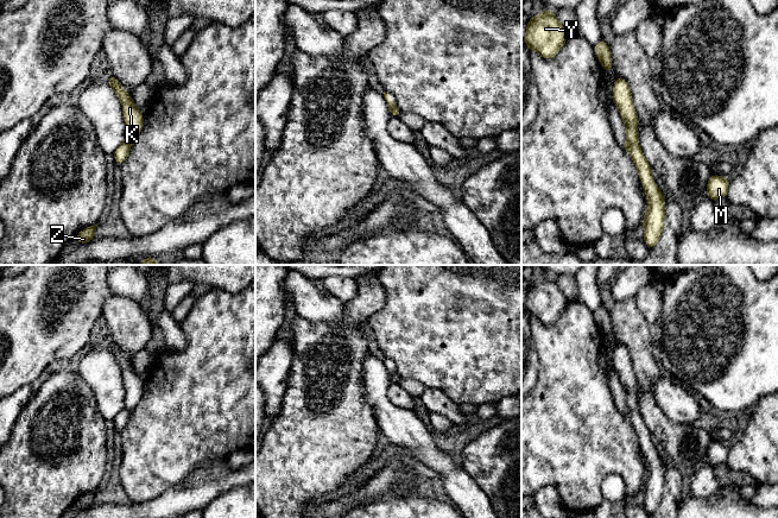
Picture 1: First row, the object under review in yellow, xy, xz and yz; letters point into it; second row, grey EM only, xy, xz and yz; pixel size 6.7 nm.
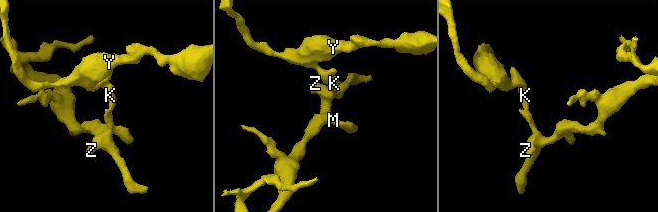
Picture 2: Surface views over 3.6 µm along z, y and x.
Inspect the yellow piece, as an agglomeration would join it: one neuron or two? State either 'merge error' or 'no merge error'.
merge error

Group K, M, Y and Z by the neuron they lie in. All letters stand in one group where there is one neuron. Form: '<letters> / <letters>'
K Y / M Z

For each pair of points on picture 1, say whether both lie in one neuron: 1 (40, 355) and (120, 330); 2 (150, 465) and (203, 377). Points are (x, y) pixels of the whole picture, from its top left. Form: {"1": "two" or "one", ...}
{"1": "two", "2": "one"}

